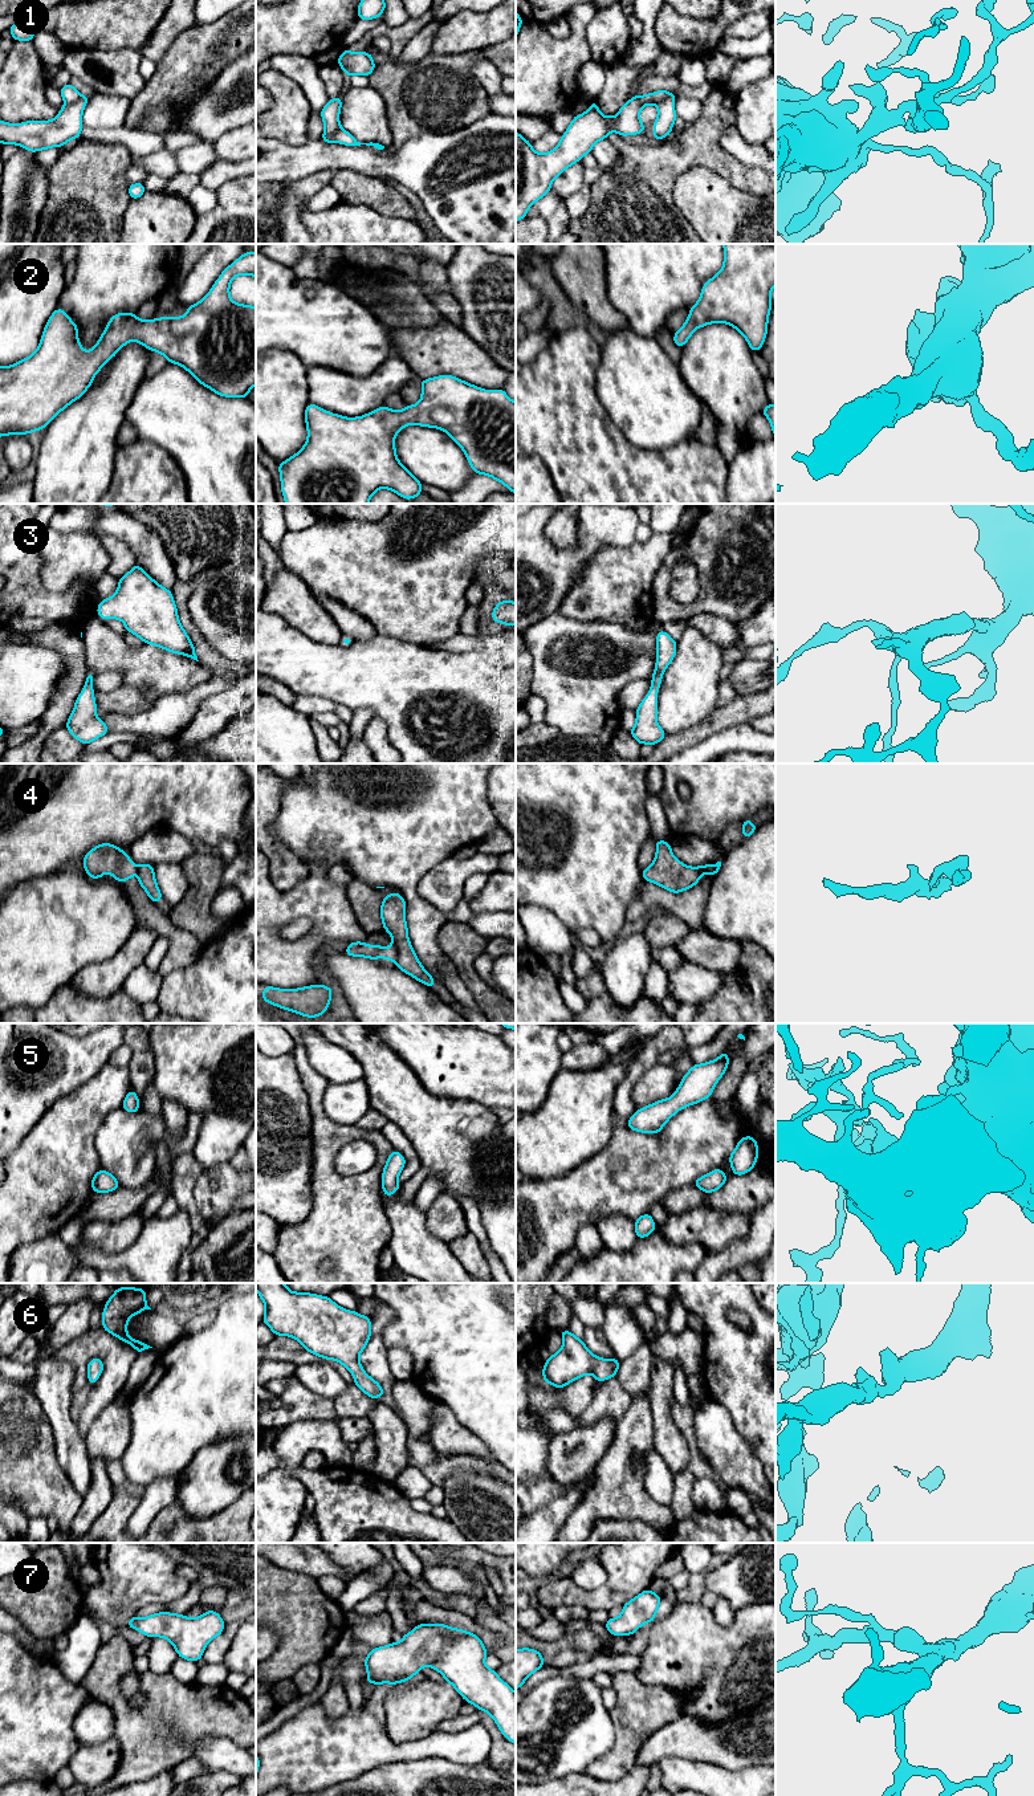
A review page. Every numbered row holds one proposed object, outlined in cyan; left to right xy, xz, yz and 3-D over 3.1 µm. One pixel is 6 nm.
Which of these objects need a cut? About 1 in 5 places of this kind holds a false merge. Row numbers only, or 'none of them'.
4

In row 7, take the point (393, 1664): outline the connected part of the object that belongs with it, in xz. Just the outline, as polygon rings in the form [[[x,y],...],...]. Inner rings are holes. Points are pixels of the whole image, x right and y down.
[[[418,1624],[400,1642],[373,1648],[365,1658],[366,1682],[407,1682],[424,1666],[437,1670],[465,1702],[488,1712],[516,1744],[516,1691],[485,1666],[488,1650],[479,1636],[457,1628]]]

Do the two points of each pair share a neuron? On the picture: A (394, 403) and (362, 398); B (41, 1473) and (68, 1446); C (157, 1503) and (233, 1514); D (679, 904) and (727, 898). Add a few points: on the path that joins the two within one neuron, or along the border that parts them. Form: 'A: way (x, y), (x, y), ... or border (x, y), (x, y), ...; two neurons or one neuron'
A: border (397, 392), (387, 396), (383, 404); two neurons
B: border (49, 1426), (58, 1466), (72, 1485); two neurons
C: border (174, 1501), (147, 1527); two neurons
D: border (713, 878), (701, 927); two neurons

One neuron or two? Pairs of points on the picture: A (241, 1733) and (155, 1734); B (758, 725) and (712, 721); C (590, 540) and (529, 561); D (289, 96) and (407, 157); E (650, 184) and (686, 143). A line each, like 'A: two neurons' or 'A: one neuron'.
A: two neurons
B: two neurons
C: one neuron
D: two neurons
E: one neuron

